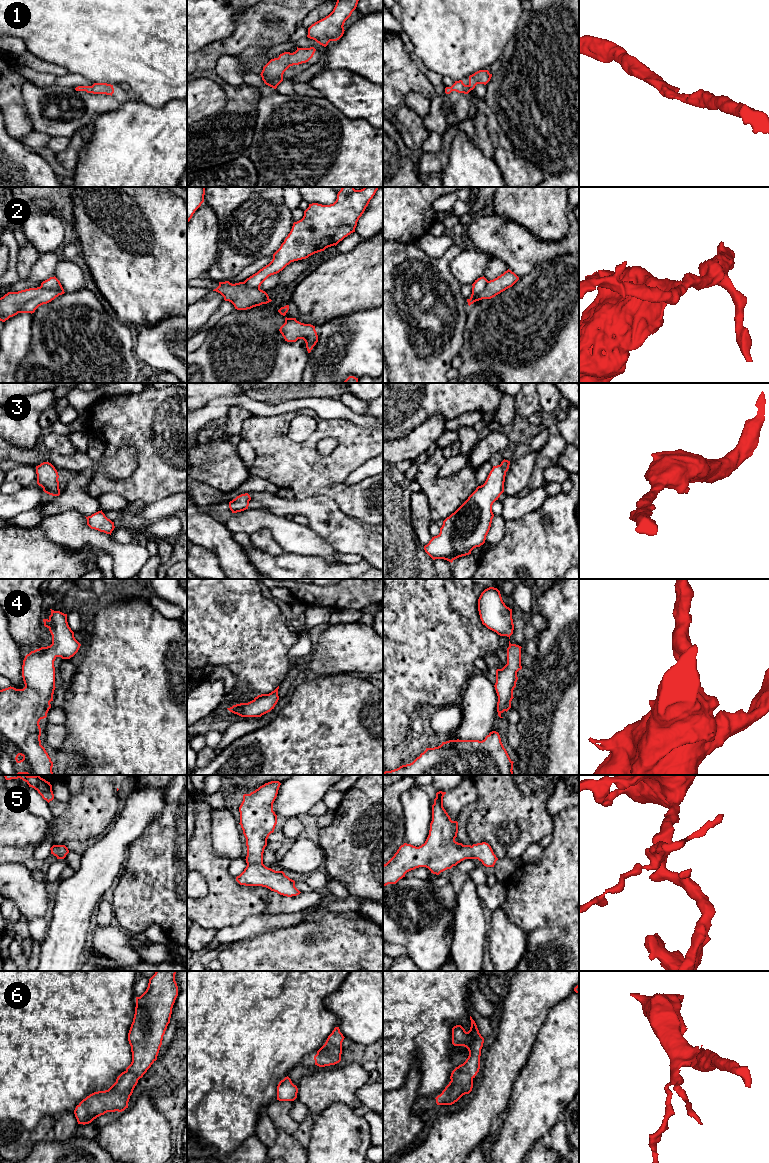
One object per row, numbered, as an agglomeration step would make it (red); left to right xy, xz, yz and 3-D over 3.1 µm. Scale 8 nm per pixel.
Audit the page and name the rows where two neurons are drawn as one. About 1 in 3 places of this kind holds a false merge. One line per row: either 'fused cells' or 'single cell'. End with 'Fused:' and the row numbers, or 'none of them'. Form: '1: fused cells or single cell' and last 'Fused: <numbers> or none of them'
1: single cell
2: fused cells
3: single cell
4: single cell
5: single cell
6: single cell
Fused: 2

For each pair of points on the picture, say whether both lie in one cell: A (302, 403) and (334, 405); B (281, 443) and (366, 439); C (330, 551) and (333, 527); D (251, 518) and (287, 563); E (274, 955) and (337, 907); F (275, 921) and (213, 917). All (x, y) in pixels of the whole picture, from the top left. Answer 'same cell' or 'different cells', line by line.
A: same cell
B: same cell
C: different cells
D: different cells
E: different cells
F: different cells

